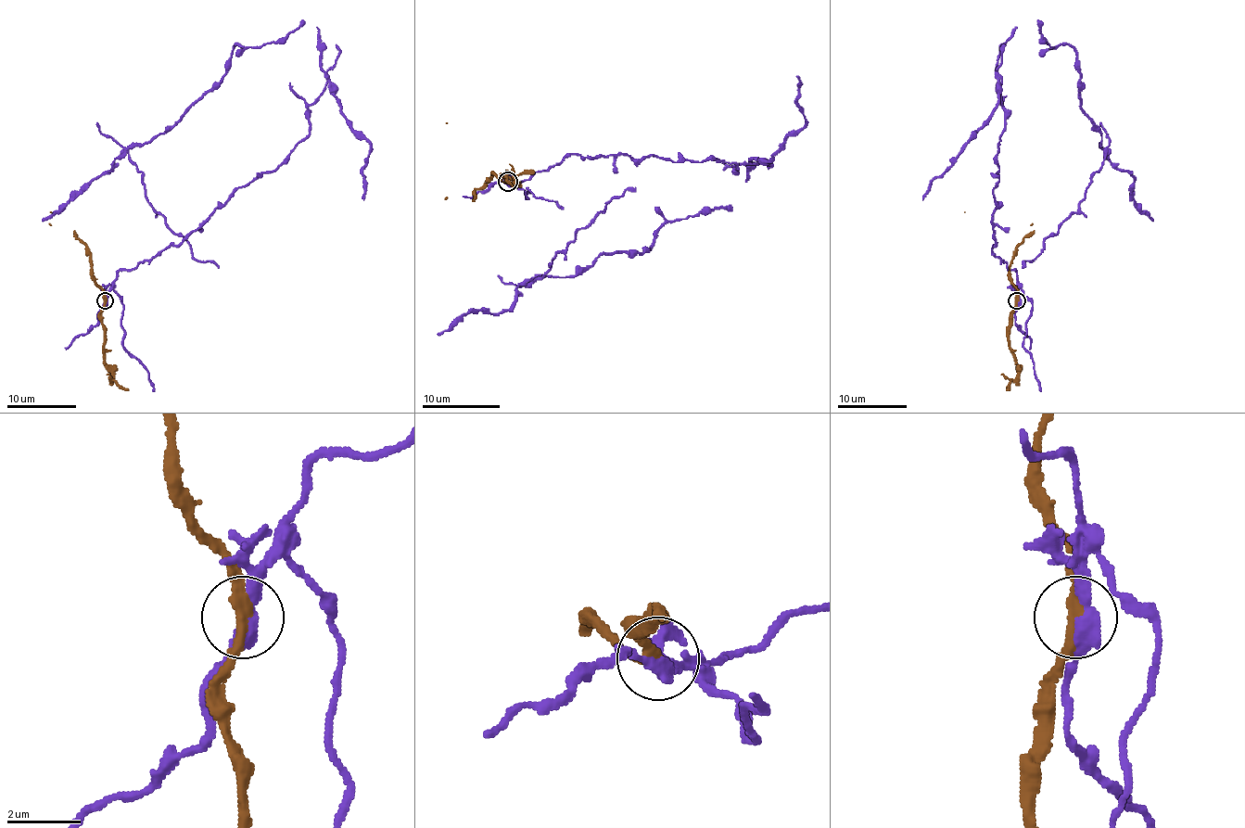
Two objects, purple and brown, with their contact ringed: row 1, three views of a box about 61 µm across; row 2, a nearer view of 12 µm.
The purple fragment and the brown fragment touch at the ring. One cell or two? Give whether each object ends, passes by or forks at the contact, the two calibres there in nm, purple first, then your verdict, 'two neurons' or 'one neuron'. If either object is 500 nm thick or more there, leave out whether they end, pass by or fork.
purple passes by; brown passes by; calibres 380 and 280 nm; two neurons

